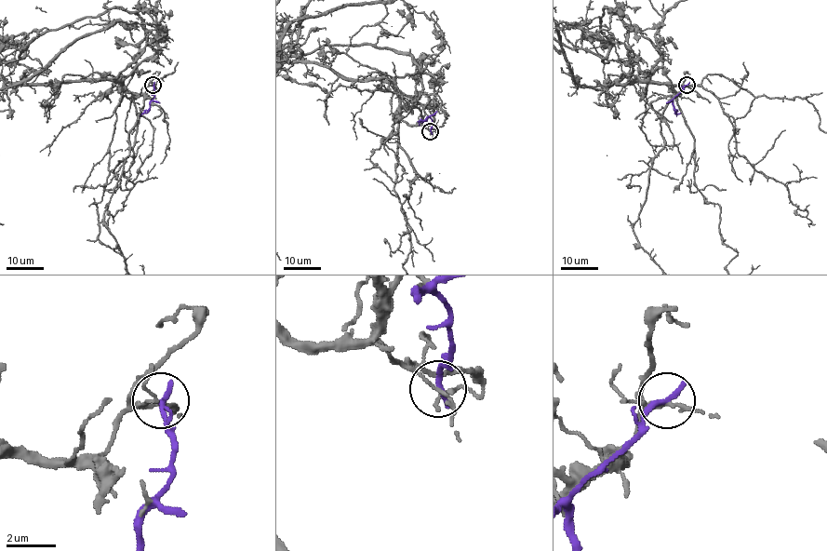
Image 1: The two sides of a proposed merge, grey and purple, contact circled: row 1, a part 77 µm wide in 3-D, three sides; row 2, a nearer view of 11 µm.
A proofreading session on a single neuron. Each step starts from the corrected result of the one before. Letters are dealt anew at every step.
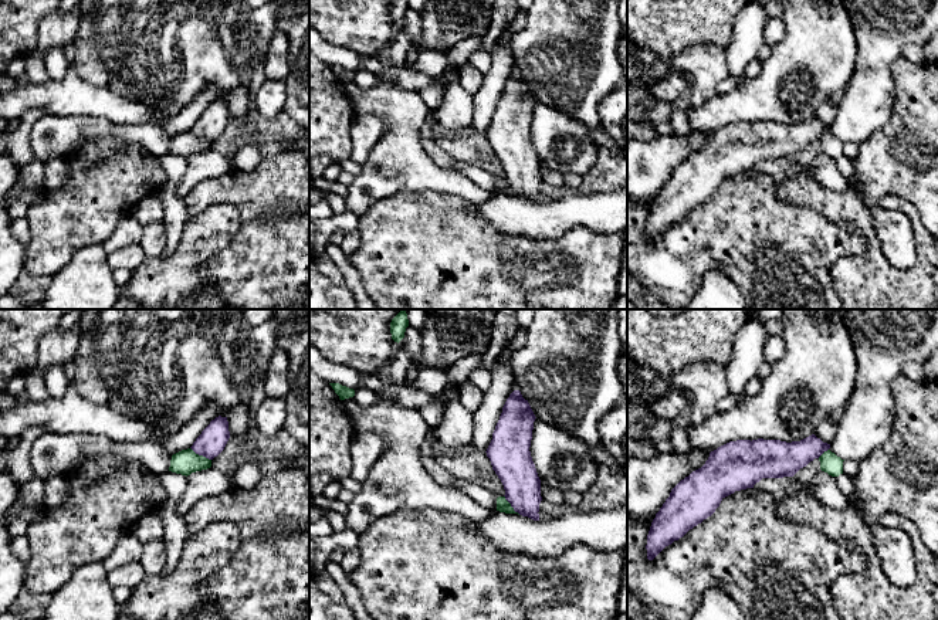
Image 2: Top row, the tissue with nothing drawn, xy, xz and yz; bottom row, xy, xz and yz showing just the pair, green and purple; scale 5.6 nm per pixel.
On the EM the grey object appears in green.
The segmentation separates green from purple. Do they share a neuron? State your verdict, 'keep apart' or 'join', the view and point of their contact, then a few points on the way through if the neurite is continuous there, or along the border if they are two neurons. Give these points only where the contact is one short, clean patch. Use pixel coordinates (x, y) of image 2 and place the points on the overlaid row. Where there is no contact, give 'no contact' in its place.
keep apart; meets green in xy at (200, 456)

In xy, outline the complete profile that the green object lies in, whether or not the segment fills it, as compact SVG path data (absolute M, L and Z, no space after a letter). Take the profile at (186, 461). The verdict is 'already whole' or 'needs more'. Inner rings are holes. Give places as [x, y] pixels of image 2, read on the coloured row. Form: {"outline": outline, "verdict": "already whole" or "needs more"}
{"outline": "M187 448L172 455L169 471L187 477L192 472L207 470L210 467L211 460L196 454L192 448Z", "verdict": "already whole"}

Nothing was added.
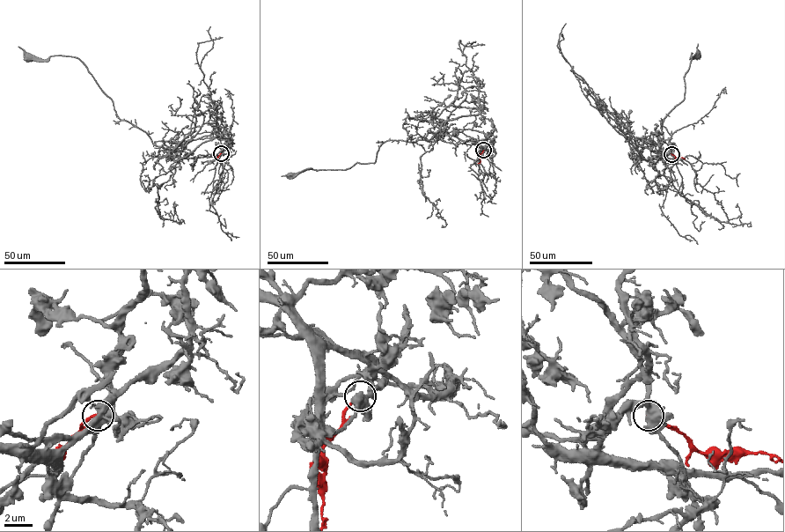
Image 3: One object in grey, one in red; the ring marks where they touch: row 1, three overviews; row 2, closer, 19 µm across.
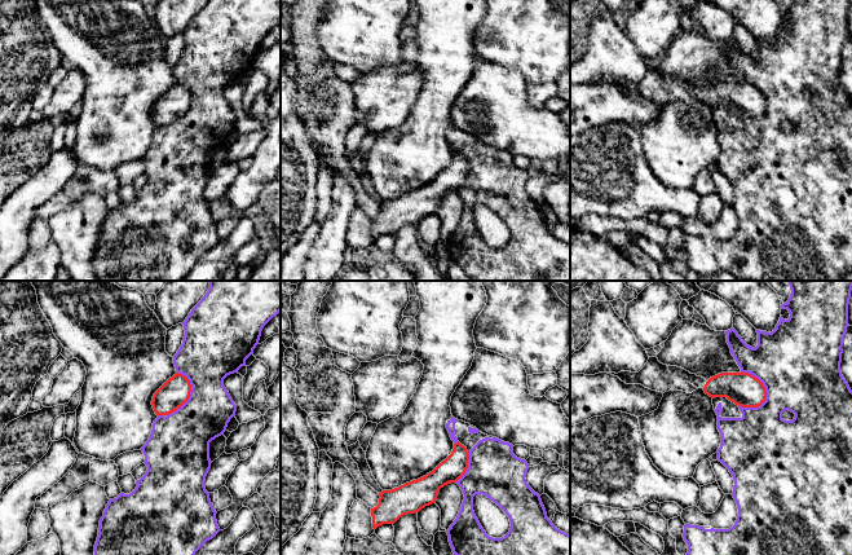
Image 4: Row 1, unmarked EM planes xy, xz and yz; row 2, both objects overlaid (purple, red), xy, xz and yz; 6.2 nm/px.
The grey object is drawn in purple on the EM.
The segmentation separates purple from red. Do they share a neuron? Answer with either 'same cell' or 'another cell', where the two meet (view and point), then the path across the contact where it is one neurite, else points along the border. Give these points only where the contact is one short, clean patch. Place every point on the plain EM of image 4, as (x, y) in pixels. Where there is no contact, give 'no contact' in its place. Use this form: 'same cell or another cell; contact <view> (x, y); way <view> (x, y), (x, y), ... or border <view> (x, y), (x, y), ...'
another cell; contact yz (763, 95)

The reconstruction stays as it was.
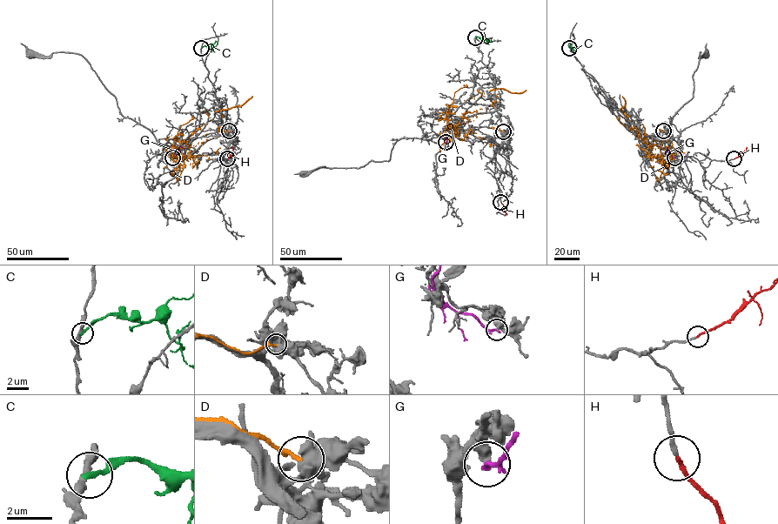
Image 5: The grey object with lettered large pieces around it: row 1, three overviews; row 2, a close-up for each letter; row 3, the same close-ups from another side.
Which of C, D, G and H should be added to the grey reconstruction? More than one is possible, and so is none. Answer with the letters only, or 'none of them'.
H

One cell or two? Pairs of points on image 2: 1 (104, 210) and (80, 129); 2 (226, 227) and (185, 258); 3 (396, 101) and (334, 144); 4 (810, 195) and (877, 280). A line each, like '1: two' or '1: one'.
1: two
2: one
3: two
4: one

